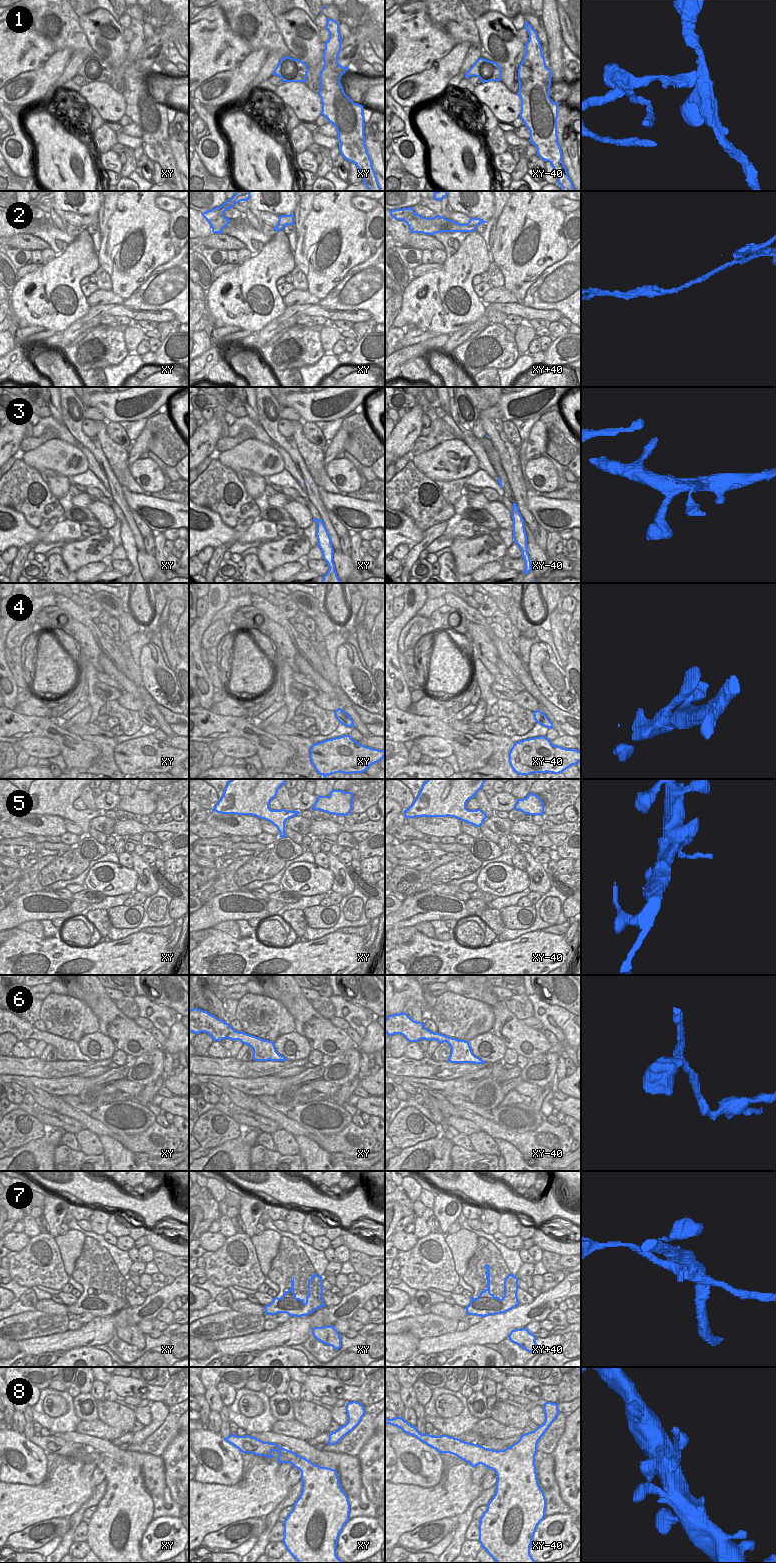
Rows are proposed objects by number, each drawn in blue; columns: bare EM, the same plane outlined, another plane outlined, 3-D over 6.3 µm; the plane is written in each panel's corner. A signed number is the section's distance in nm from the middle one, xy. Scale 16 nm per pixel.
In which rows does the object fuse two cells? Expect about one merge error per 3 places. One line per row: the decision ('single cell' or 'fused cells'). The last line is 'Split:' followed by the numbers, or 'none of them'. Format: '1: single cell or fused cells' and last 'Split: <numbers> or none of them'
1: fused cells
2: fused cells
3: fused cells
4: single cell
5: single cell
6: single cell
7: fused cells
8: single cell
Split: 1, 2, 3, 7

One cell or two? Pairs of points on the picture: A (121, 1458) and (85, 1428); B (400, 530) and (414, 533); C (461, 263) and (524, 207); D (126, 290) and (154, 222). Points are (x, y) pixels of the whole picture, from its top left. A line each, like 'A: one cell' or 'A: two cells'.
A: two cells
B: one cell
C: two cells
D: one cell

